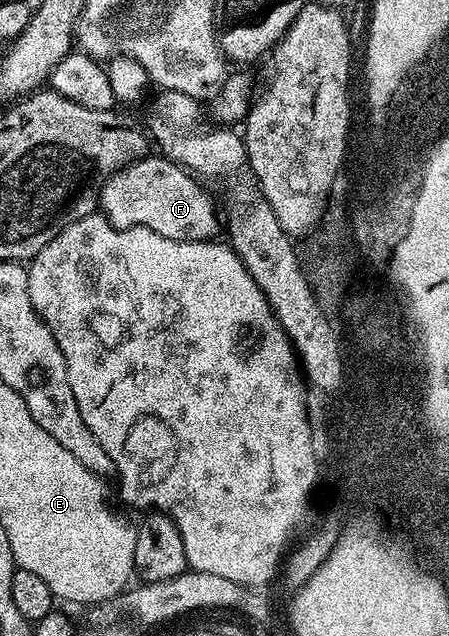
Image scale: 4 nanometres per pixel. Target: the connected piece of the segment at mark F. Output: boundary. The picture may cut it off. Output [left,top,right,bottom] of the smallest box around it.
[99,155,221,241]

